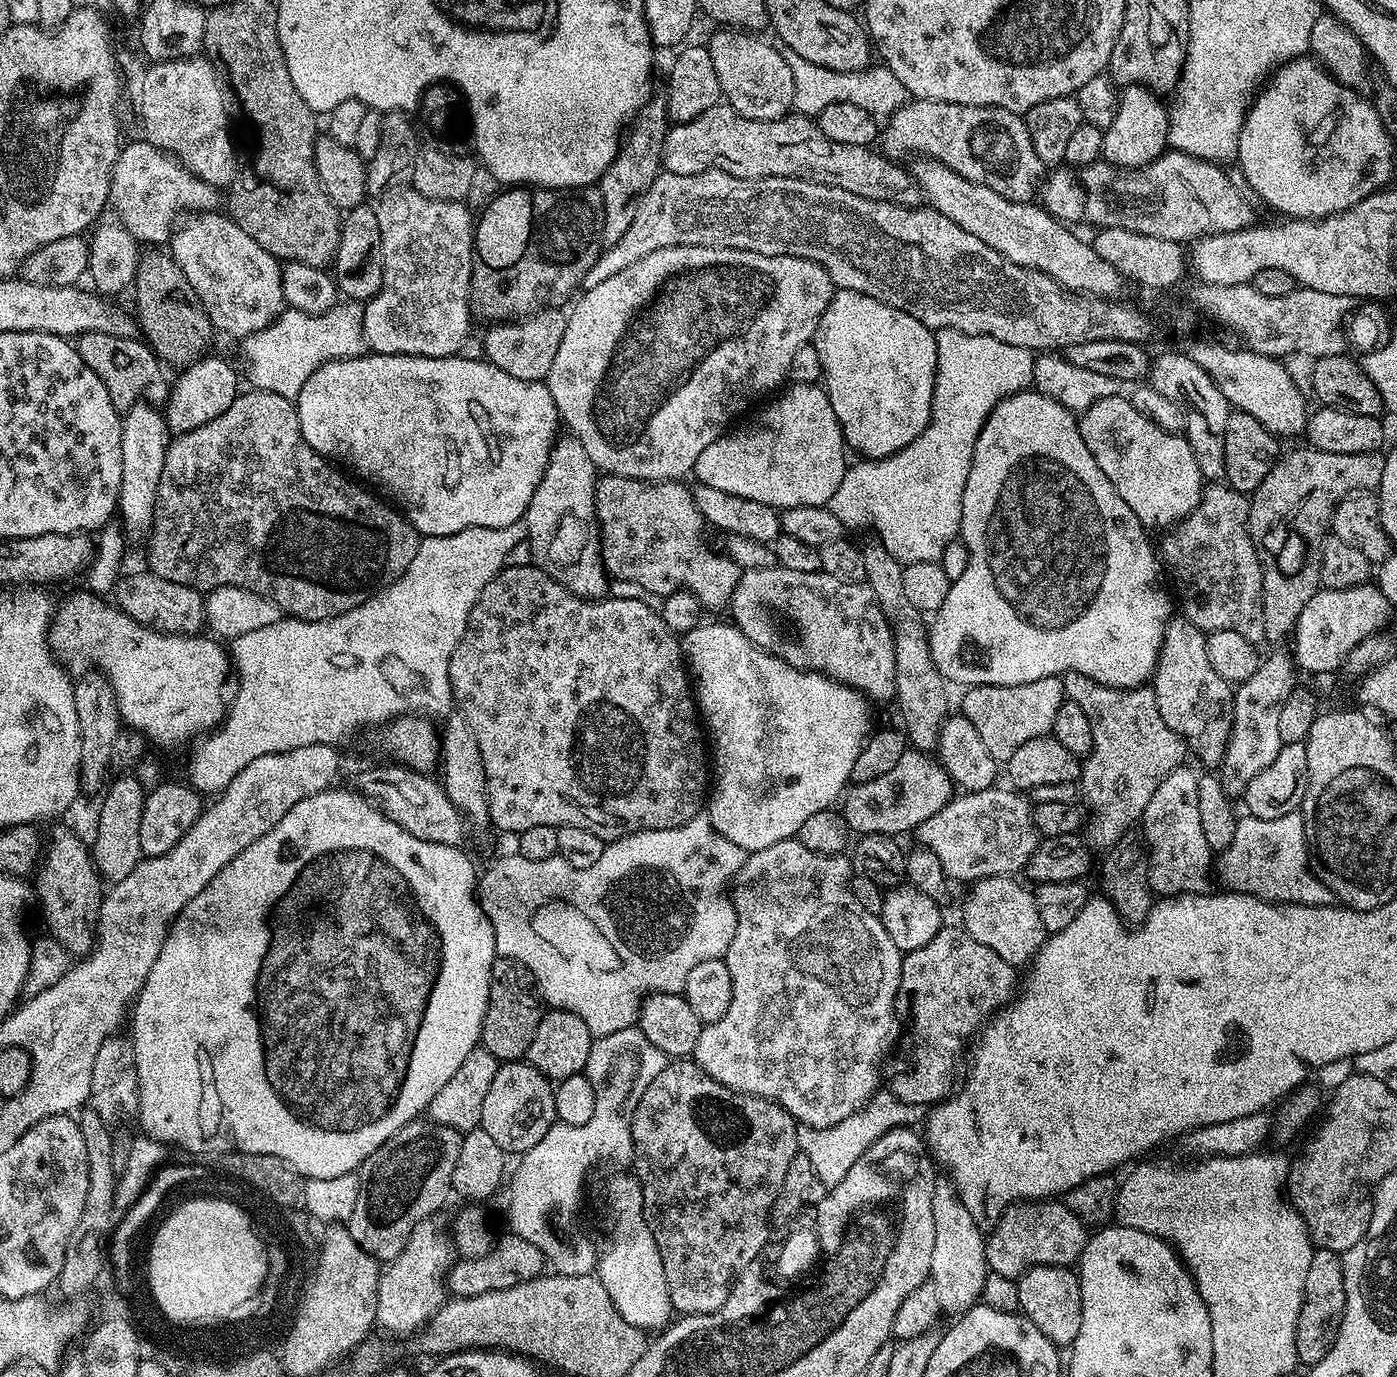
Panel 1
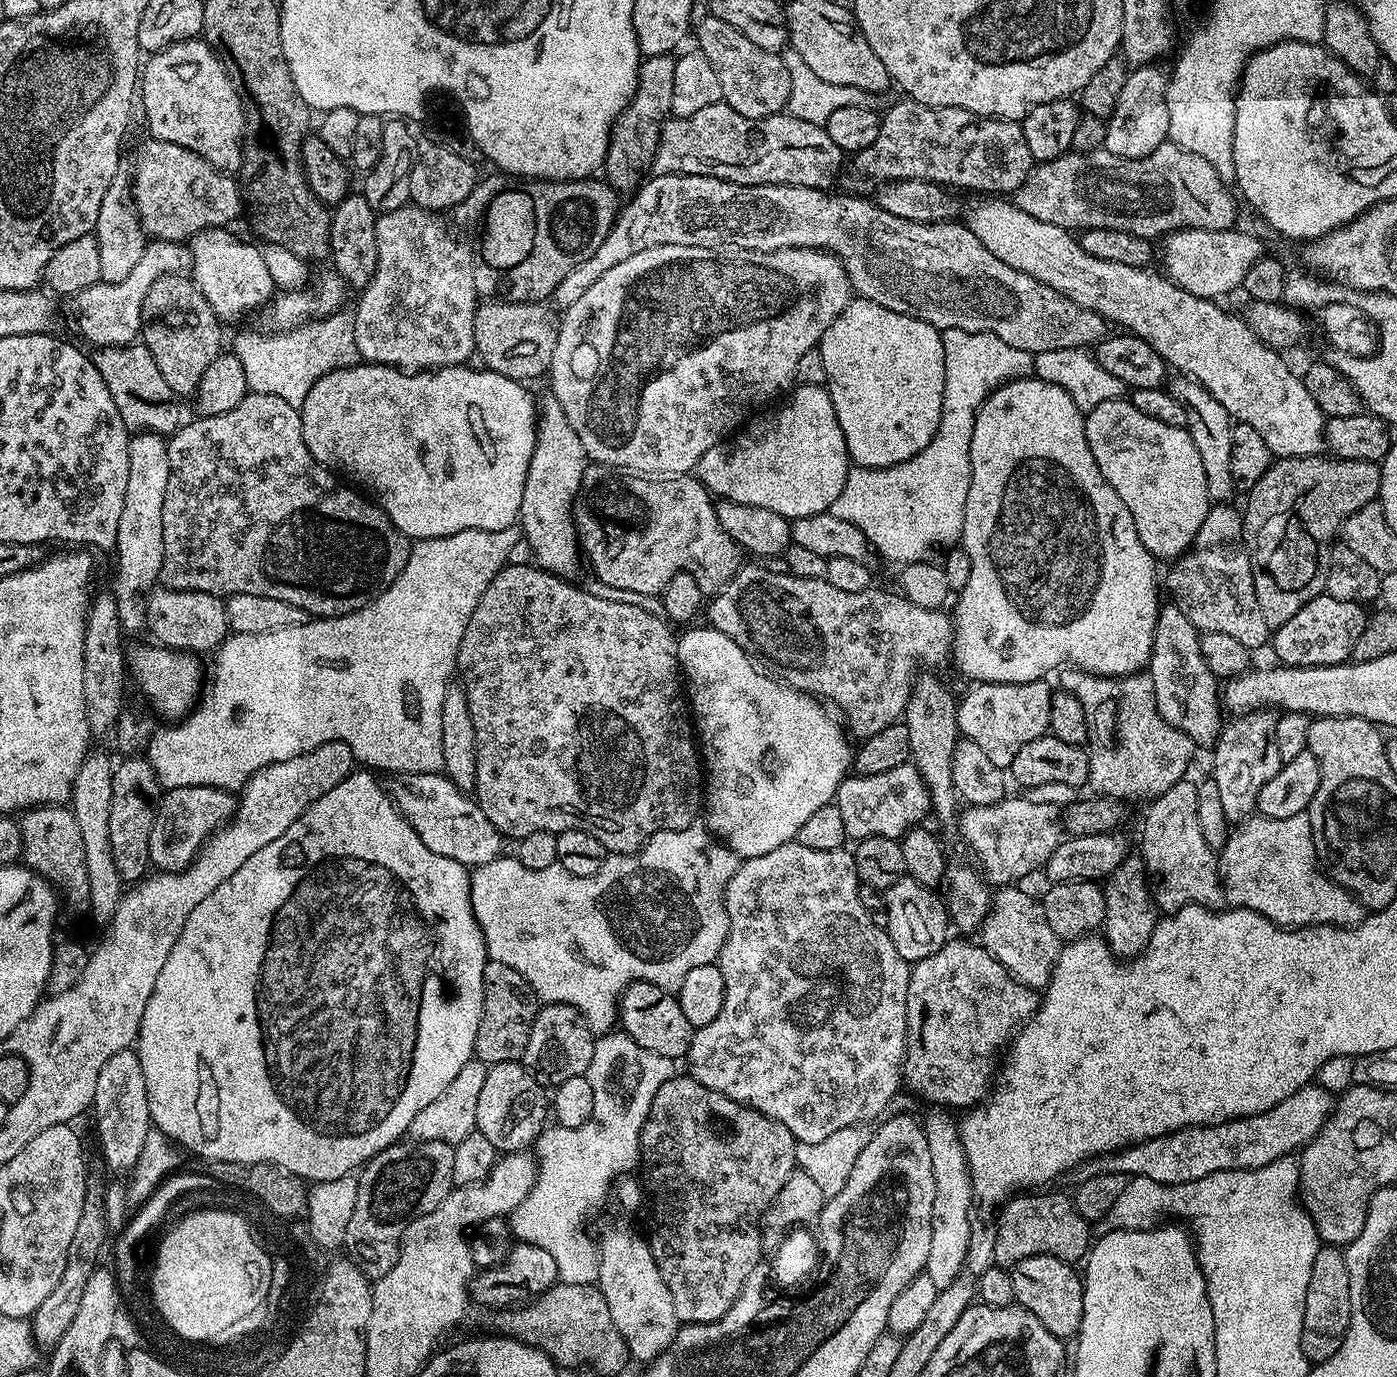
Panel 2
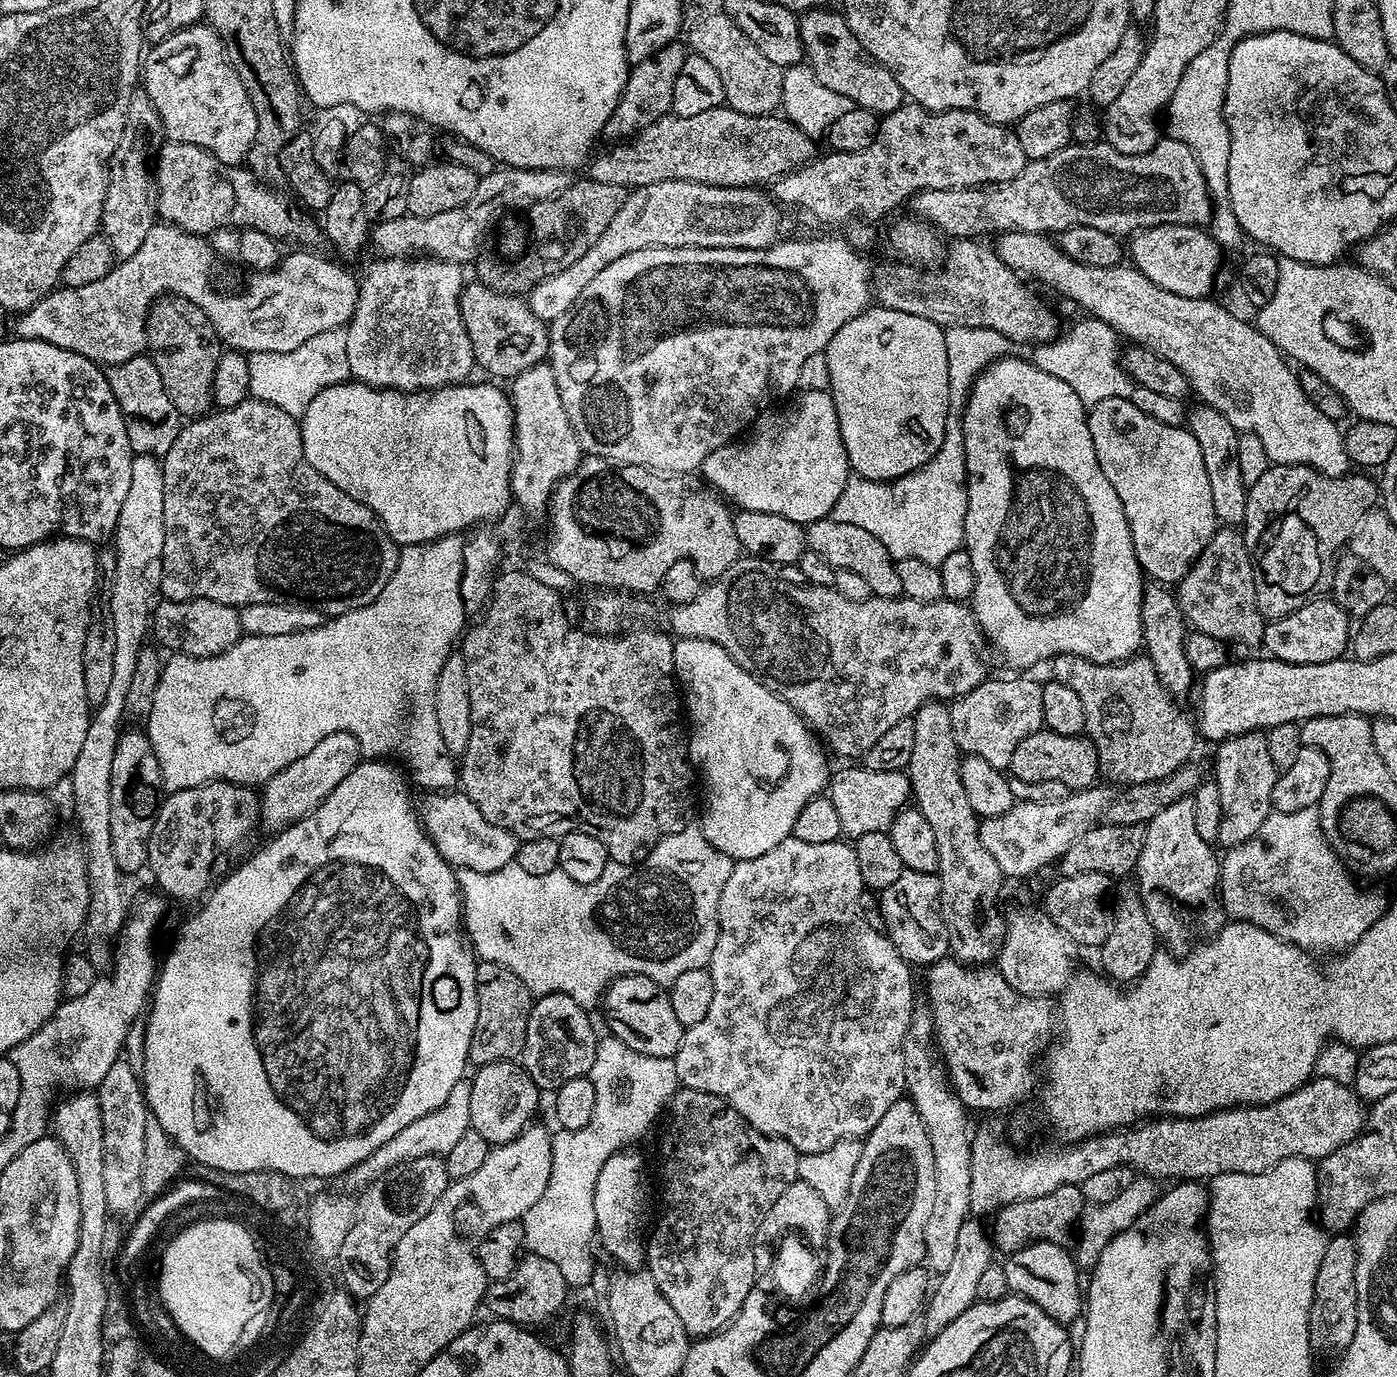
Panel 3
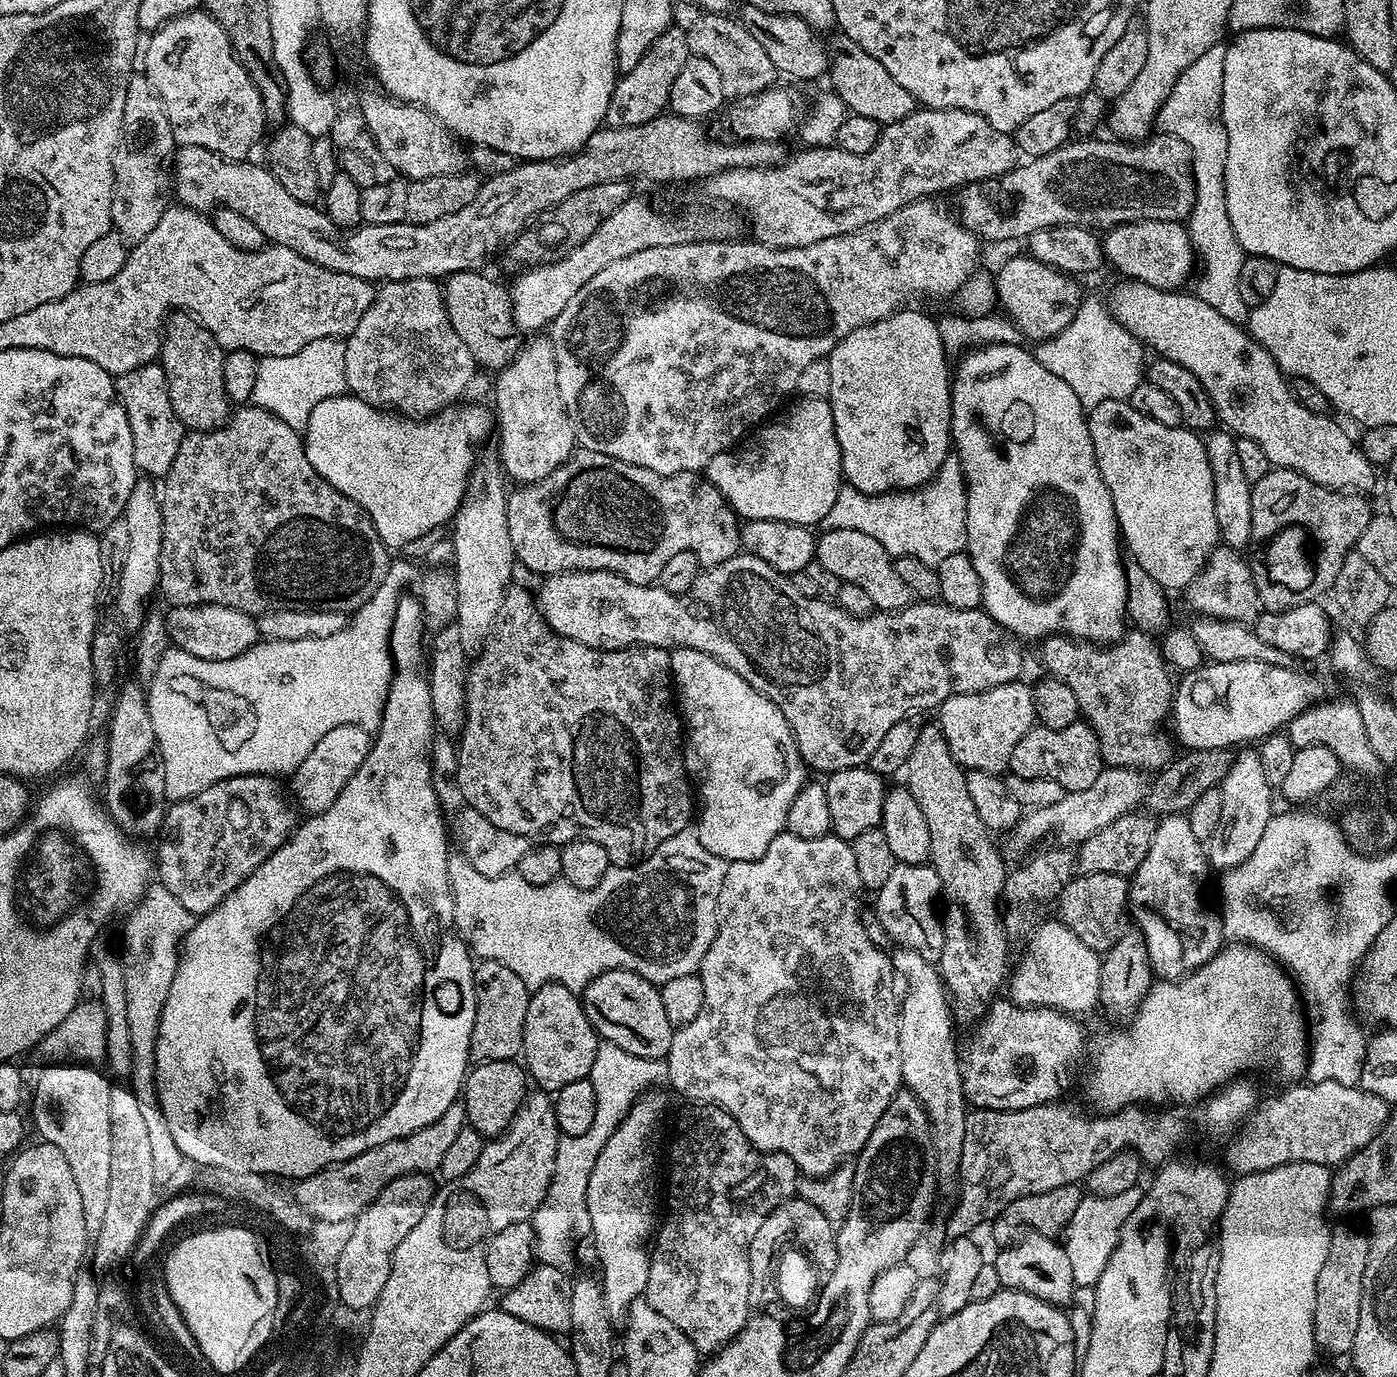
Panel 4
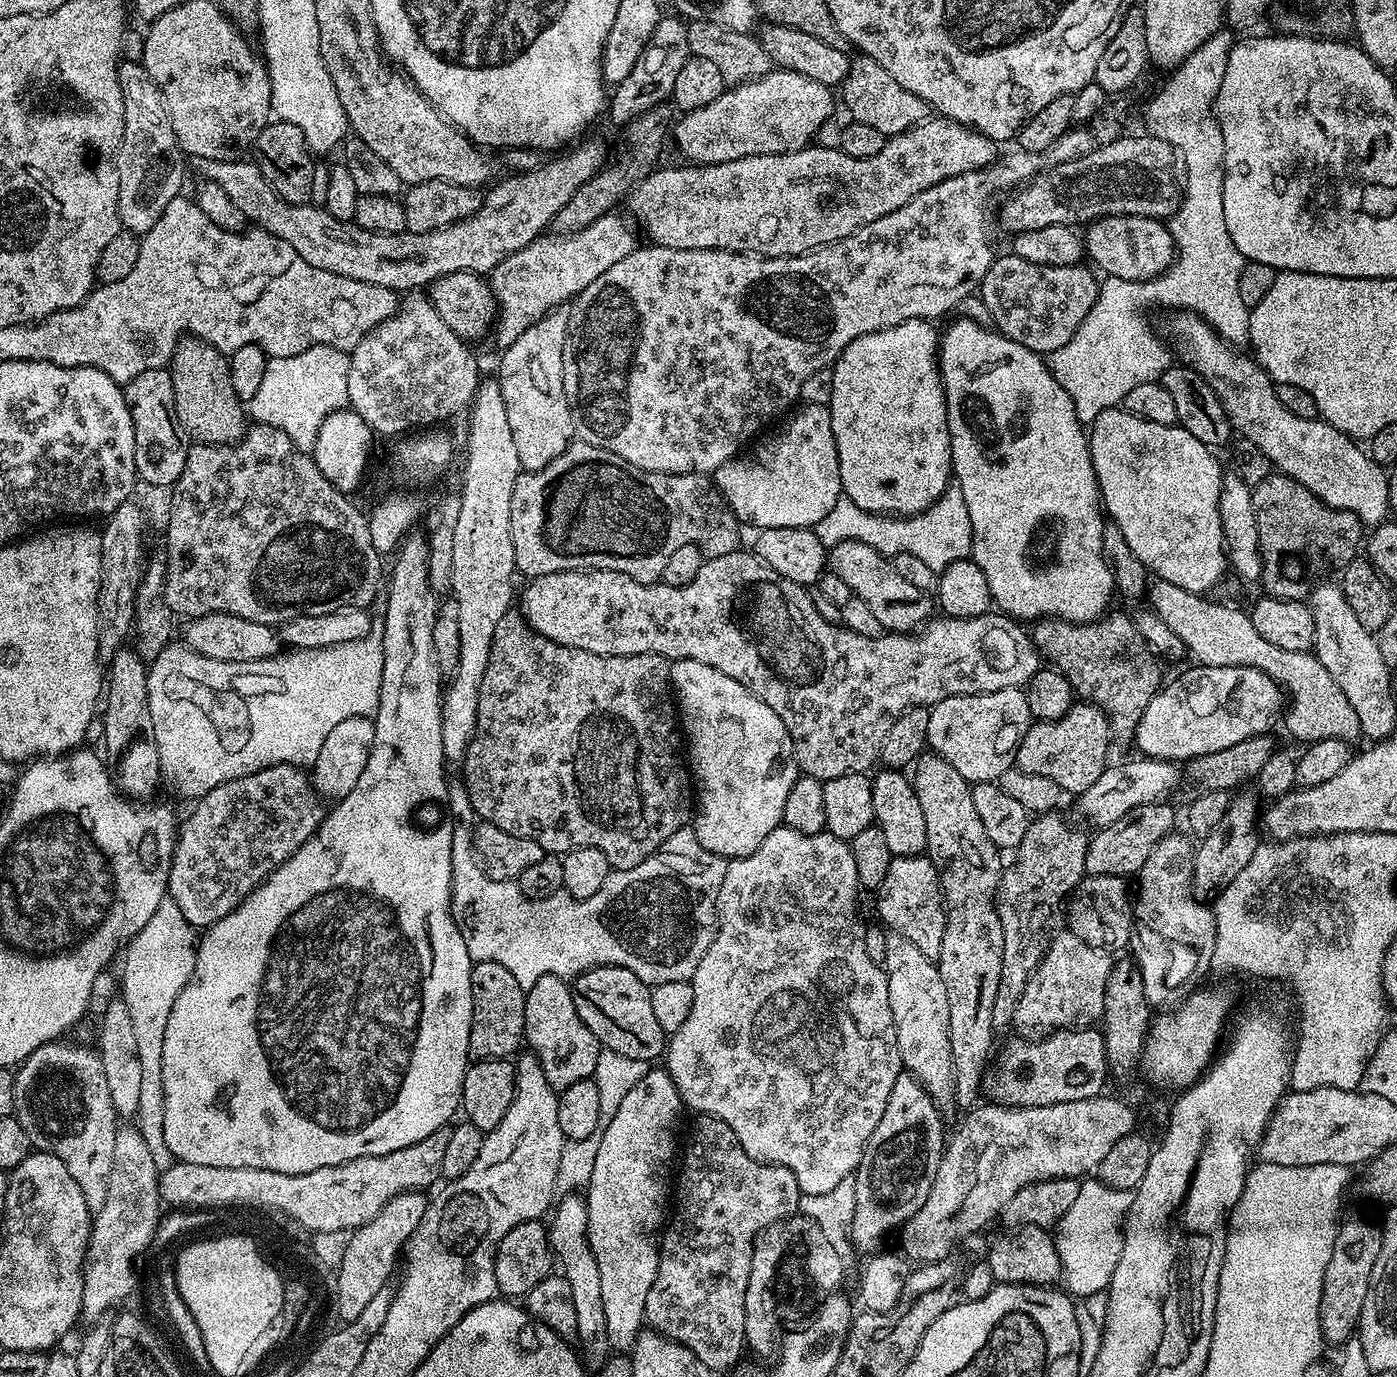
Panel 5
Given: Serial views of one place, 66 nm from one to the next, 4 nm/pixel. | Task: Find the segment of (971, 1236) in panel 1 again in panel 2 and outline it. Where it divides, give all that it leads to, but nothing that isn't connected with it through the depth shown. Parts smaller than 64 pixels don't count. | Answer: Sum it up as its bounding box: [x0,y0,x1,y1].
[922,1110,974,1290]

